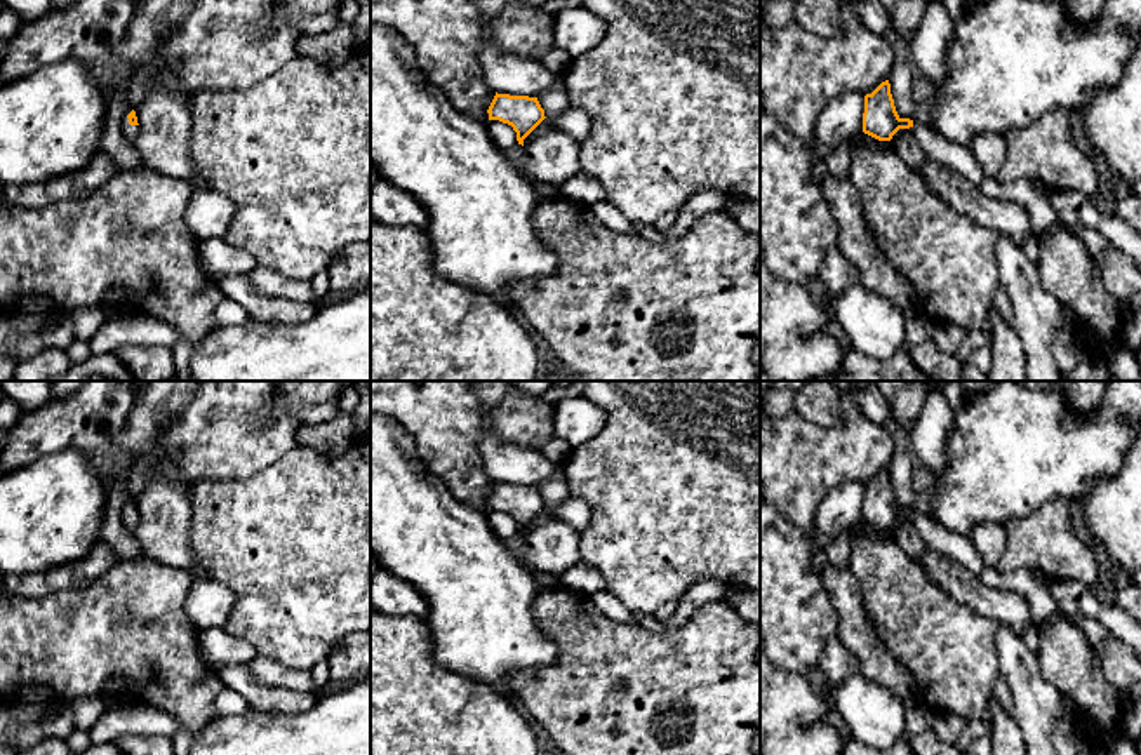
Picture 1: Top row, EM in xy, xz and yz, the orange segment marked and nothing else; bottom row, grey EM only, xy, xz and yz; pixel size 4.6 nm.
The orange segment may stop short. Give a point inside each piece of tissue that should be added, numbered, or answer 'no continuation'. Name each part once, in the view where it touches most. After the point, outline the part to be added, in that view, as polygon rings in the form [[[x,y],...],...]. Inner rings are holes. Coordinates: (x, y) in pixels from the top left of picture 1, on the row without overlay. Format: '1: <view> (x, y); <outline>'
1: xy (129, 521); [[[127,504],[122,508],[122,522],[123,527],[129,529],[130,532],[136,531],[139,524],[139,515],[130,515]]]

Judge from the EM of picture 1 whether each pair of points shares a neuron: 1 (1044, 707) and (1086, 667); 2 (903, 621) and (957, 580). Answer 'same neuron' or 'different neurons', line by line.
1: different neurons
2: different neurons

